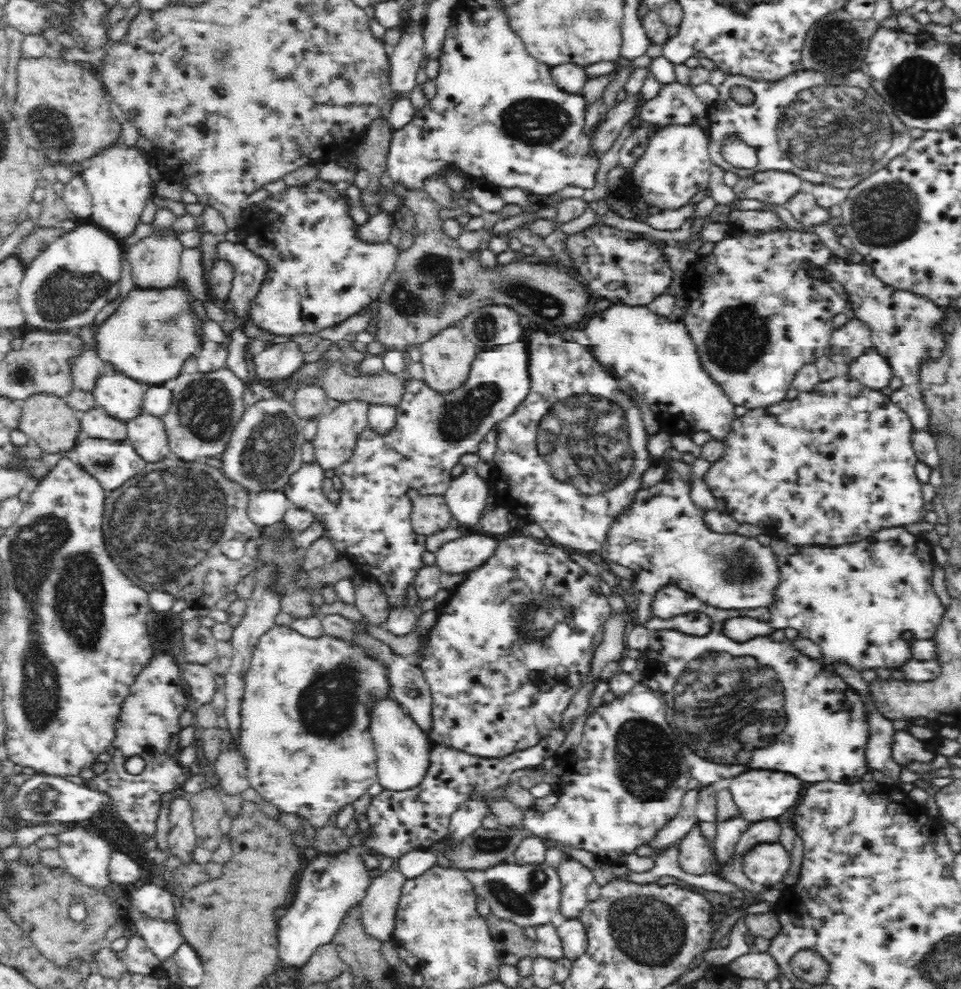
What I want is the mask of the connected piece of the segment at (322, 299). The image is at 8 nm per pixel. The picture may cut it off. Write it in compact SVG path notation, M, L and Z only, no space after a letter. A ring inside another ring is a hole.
M316 179L308 182L302 186L287 186L286 190L278 192L276 194L270 194L268 198L258 205L258 208L254 207L252 214L243 214L240 218L239 224L236 226L236 230L240 230L243 233L242 245L248 247L252 253L256 253L258 257L262 257L266 263L266 274L264 274L264 280L260 284L260 290L256 292L256 299L250 303L250 316L253 323L256 324L263 332L271 335L279 336L293 336L298 334L313 334L320 333L322 330L333 328L340 325L344 320L350 318L350 316L360 312L364 306L374 305L378 295L381 293L384 283L388 280L390 274L395 267L400 248L395 247L389 241L384 242L364 242L364 239L359 237L359 225L352 220L349 214L350 199L345 194L340 194L338 190L334 190L332 182L327 182L324 179Z

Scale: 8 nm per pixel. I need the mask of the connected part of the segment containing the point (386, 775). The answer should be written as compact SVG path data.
M390 693L386 698L376 698L368 710L368 732L377 754L377 777L383 788L404 790L416 786L426 774L429 750L432 744L413 717Z

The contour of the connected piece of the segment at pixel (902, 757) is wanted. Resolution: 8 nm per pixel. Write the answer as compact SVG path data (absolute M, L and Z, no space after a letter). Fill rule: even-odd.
M898 728L896 731L891 751L894 760L901 765L908 760L930 763L937 756L937 753L930 752L926 748L924 741L903 728Z

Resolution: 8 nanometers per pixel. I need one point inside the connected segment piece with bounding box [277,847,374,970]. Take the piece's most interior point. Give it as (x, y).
(329, 887)

